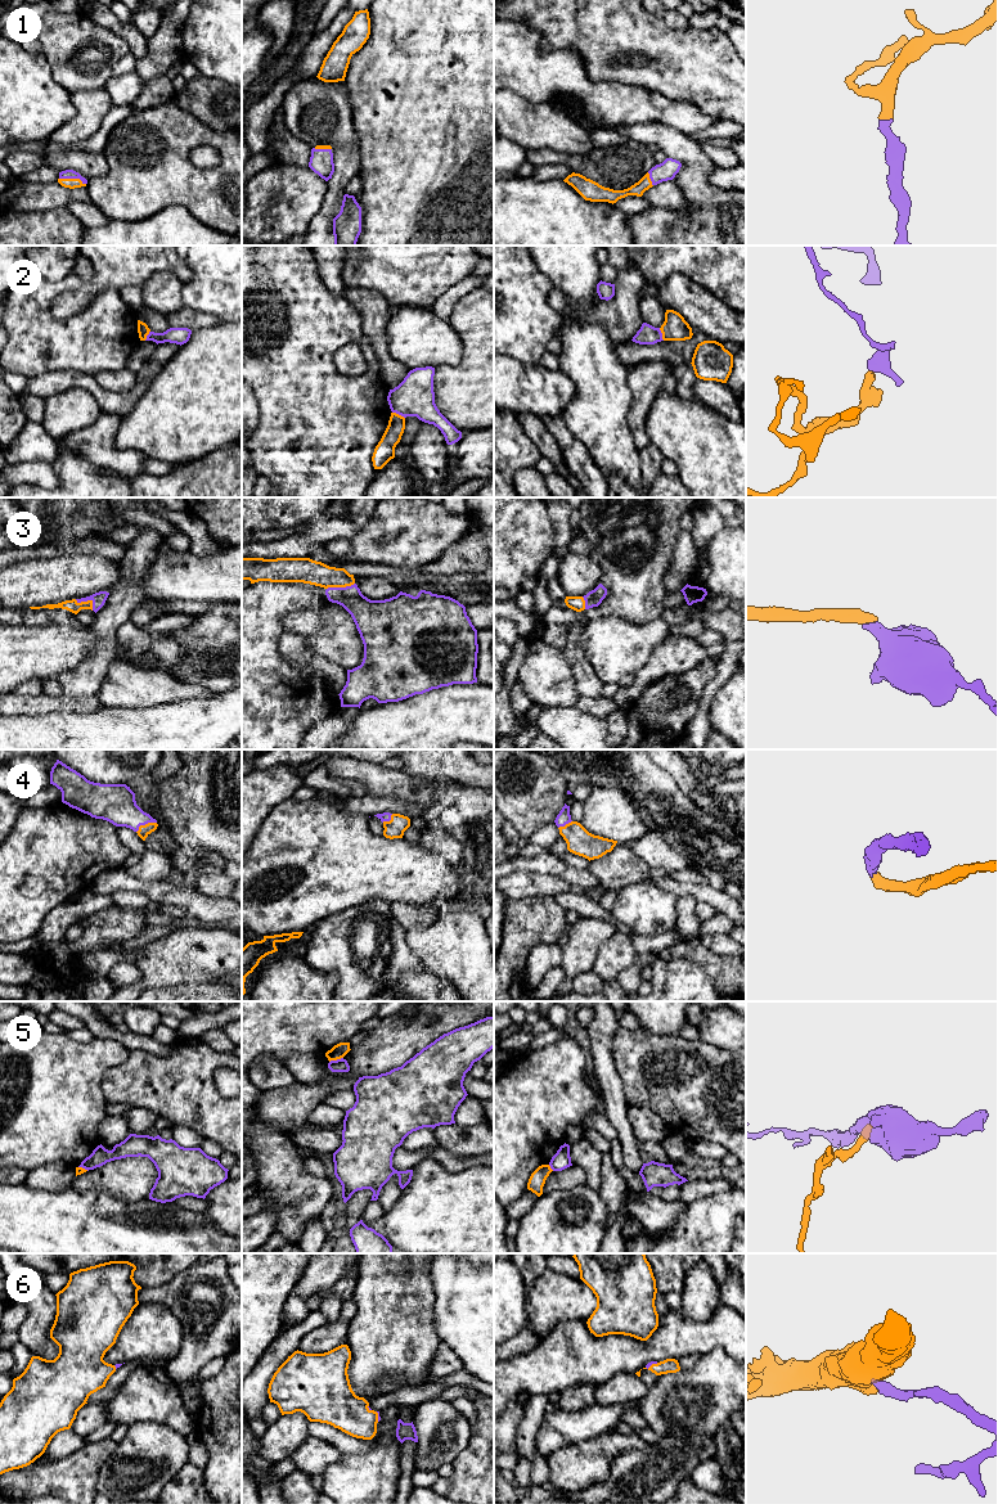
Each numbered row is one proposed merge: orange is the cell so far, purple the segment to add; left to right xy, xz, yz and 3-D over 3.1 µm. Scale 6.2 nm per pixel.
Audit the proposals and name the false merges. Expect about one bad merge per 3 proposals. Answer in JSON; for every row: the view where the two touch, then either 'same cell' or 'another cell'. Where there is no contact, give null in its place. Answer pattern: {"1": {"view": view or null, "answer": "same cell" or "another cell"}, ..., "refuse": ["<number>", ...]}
{"1": {"view": "xy", "answer": "same cell"}, "2": {"view": "xz", "answer": "another cell"}, "3": {"view": "xy", "answer": "same cell"}, "4": {"view": "xy", "answer": "same cell"}, "5": {"view": "xz", "answer": "another cell"}, "6": {"view": "yz", "answer": "same cell"}, "refuse": ["2", "5"]}

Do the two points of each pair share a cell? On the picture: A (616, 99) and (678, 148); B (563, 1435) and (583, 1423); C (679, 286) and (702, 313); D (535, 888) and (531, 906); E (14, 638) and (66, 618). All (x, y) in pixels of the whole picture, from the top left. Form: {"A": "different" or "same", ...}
{"A": "different", "B": "same", "C": "same", "D": "different", "E": "different"}

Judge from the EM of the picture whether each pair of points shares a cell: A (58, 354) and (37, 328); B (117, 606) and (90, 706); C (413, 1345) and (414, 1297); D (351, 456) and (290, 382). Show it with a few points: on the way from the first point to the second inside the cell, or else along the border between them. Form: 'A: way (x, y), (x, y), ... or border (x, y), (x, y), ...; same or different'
A: way (52, 347), (39, 334); same
B: border (94, 694), (67, 701); different
C: way (413, 1333), (413, 1309); same
D: way (338, 438), (302, 400); same

